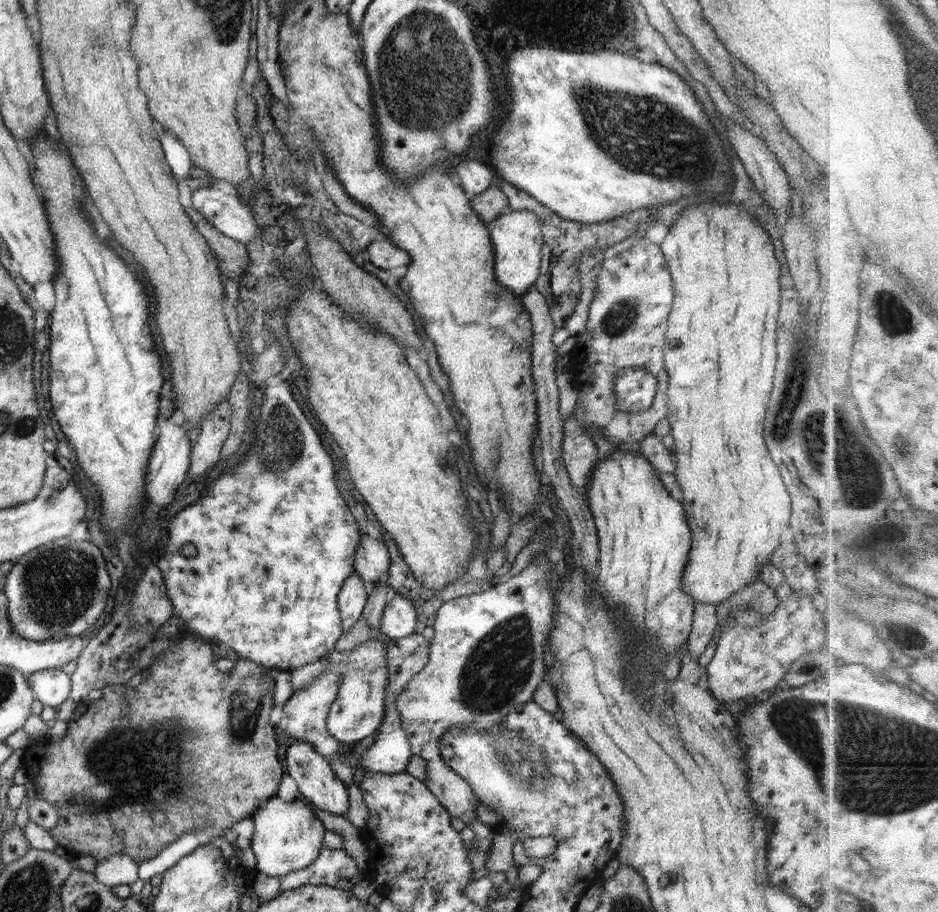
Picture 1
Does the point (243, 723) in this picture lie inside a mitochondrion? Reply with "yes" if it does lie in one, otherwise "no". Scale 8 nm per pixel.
yes

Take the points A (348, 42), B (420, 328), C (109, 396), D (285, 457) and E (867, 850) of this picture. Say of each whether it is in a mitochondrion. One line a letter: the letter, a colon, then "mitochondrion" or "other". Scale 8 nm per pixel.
A: other
B: other
C: other
D: mitochondrion
E: other

